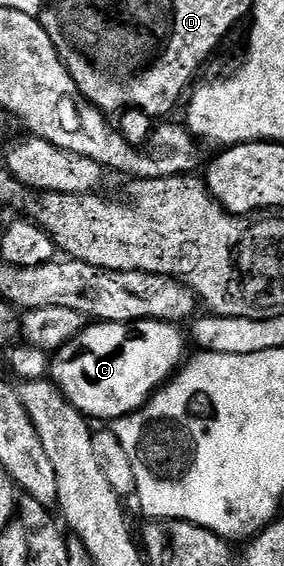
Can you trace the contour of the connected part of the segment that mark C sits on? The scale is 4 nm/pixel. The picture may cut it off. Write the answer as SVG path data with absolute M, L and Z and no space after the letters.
M135 320L132 324L89 323L51 357L50 379L77 410L93 421L118 421L143 408L152 399L152 393L176 375L185 359L186 336L180 330L165 320Z

